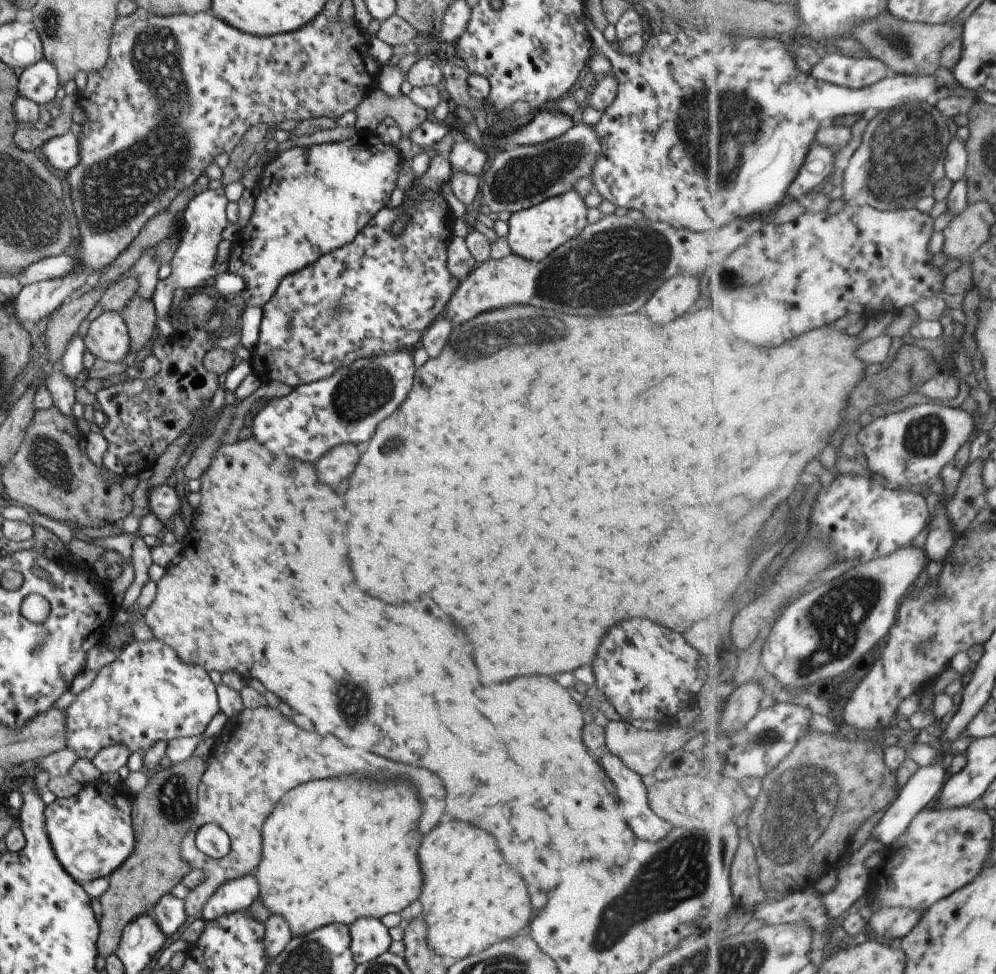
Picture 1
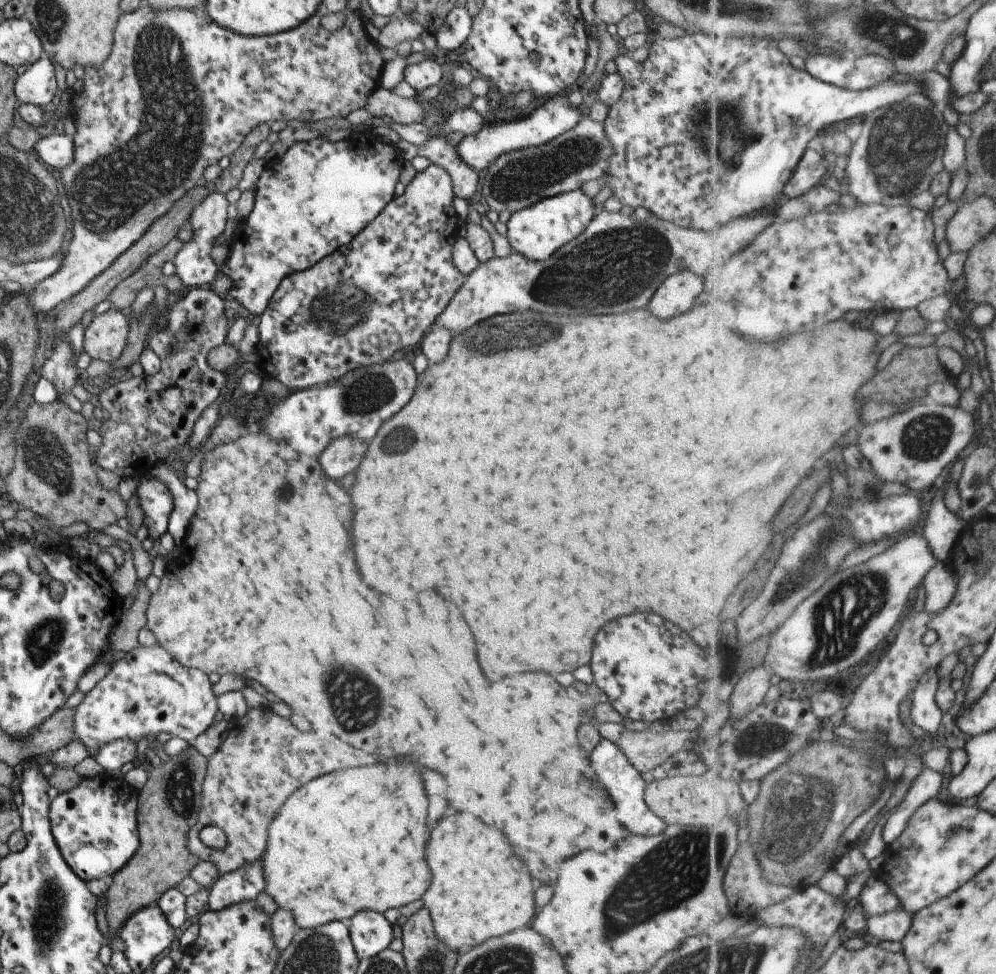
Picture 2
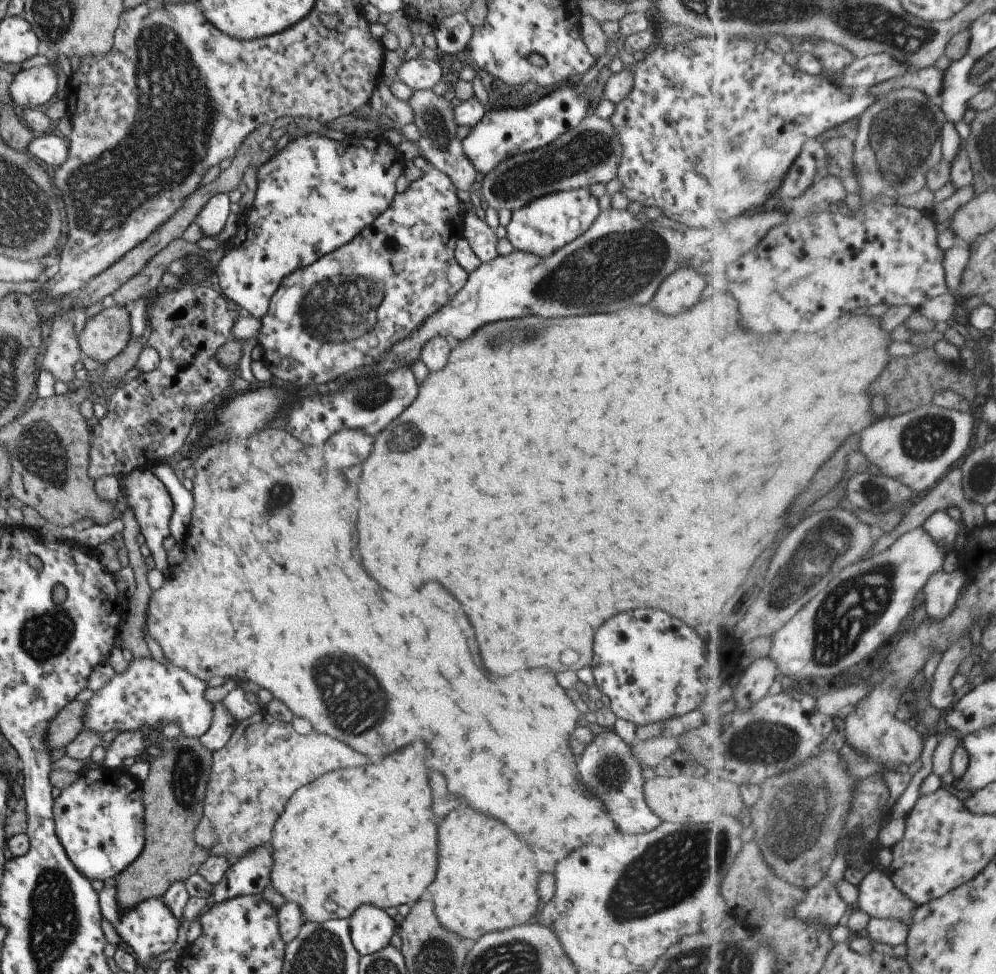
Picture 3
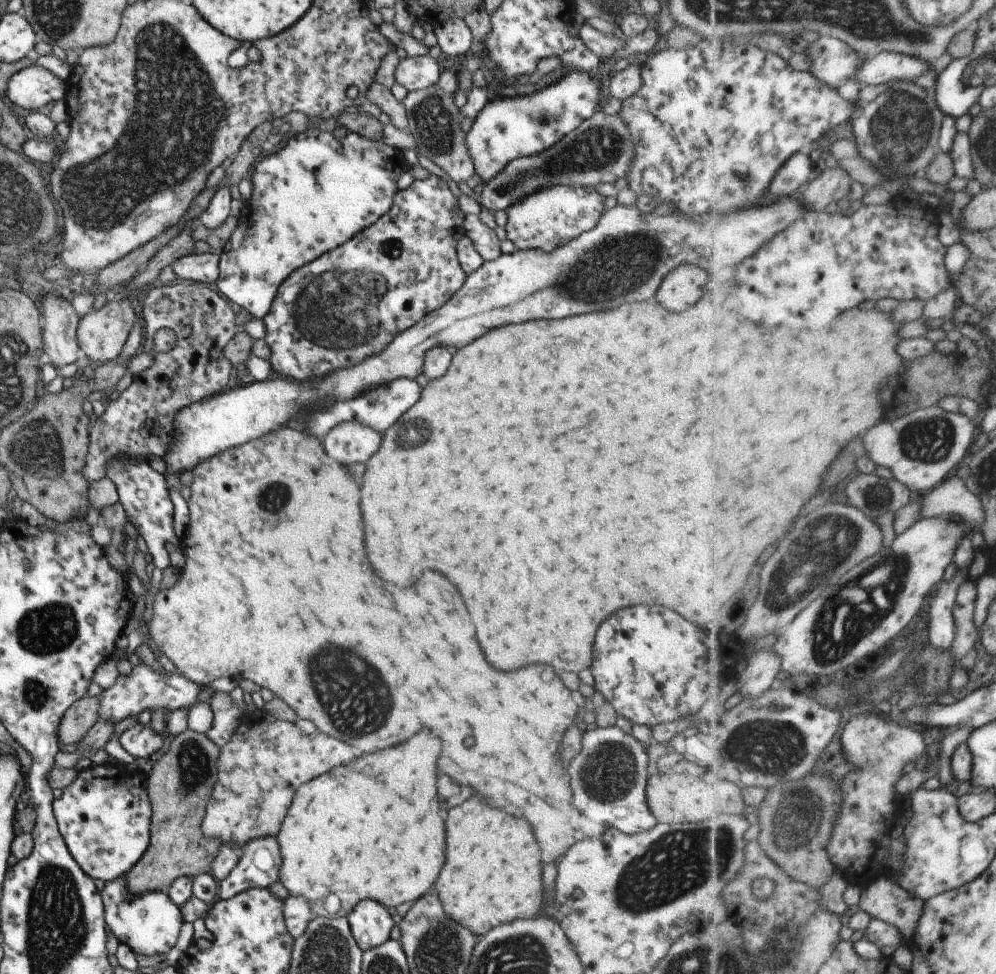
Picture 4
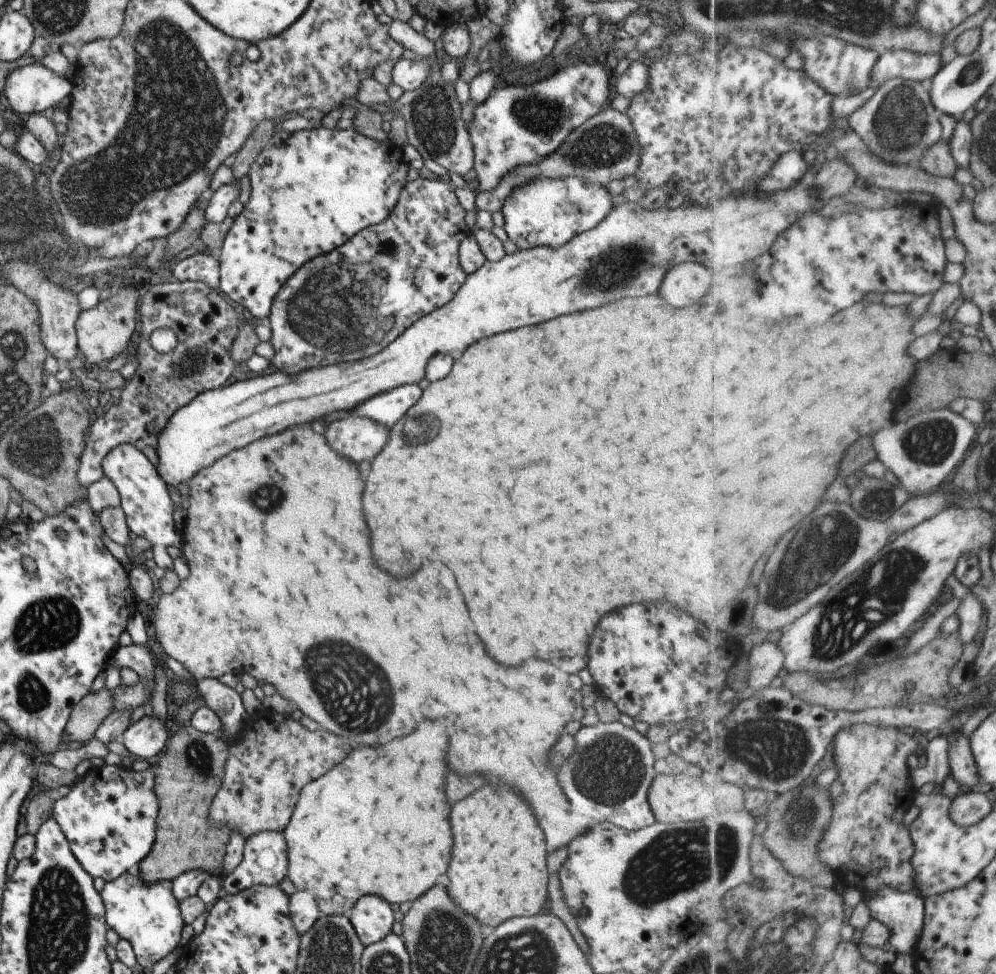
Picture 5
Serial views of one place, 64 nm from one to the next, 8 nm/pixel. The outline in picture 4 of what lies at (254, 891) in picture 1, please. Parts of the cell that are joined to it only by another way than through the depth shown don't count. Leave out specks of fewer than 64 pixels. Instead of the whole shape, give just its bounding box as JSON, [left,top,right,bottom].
[217,836,281,899]

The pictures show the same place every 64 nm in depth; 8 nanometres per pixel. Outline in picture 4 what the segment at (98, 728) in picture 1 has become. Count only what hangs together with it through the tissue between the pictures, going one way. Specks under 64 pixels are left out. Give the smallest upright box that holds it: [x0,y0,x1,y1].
[99,665,213,733]

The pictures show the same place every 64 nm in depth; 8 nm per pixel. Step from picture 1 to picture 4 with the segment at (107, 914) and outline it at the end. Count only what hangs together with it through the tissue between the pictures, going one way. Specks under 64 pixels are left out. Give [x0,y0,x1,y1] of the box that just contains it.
[124,727,222,896]

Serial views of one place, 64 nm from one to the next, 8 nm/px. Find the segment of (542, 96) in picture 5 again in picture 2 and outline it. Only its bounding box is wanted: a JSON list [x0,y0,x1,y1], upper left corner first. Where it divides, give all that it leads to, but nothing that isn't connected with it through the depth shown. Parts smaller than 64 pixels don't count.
[455,92,581,172]

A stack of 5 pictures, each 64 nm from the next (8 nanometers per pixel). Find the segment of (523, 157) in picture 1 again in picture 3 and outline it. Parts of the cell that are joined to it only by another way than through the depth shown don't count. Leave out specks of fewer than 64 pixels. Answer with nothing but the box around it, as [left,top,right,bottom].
[481,114,621,210]

